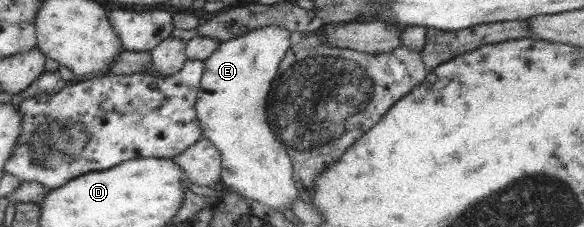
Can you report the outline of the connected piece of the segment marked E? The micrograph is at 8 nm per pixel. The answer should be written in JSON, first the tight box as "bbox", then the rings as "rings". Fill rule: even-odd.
{"bbox":[195,25,299,211],"rings":[[[264,25],[233,40],[221,42],[216,52],[204,61],[204,72],[195,104],[203,130],[202,138],[210,140],[221,152],[221,182],[224,186],[245,198],[256,200],[278,211],[291,208],[292,202],[299,198],[299,192],[293,179],[290,155],[272,132],[268,124],[266,107],[281,60],[288,55],[291,46],[292,31],[278,25]]]}

